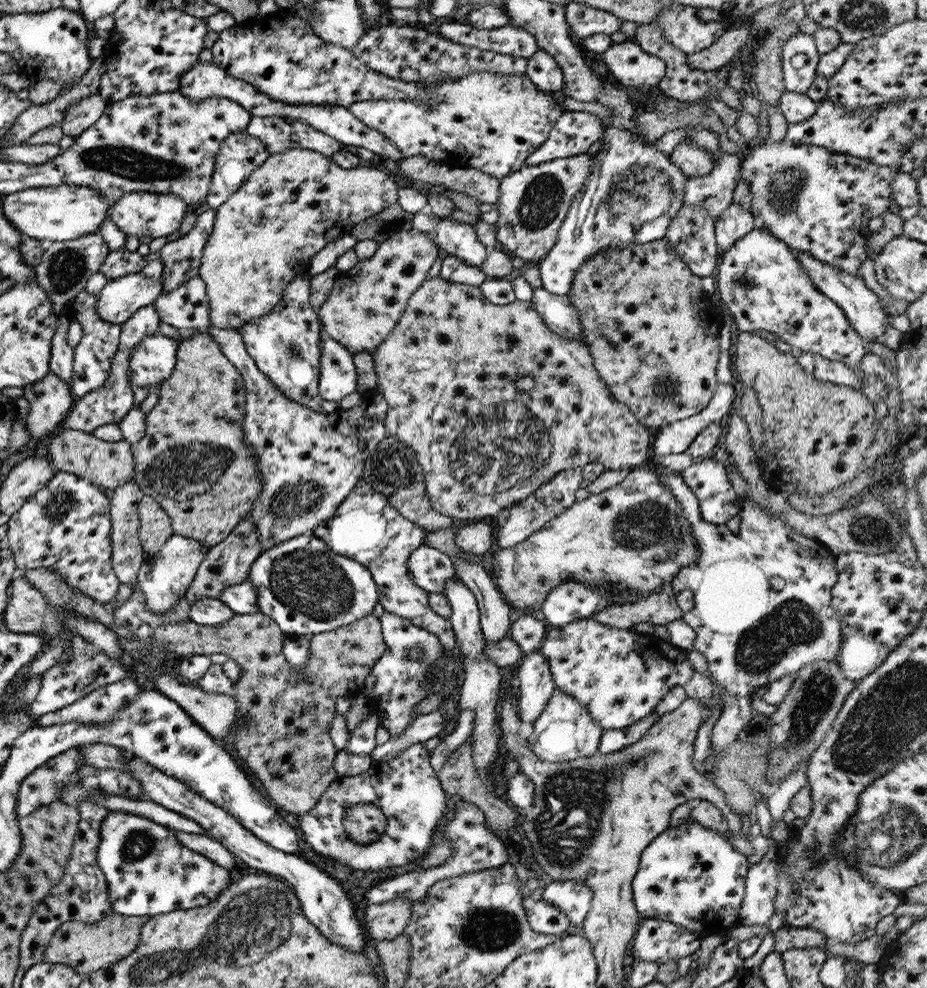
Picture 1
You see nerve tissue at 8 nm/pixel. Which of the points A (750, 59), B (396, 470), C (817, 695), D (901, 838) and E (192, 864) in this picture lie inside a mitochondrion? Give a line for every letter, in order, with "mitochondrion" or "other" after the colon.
A: other
B: mitochondrion
C: mitochondrion
D: mitochondrion
E: other

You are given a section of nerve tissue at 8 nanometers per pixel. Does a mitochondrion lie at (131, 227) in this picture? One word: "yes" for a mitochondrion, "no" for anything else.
no

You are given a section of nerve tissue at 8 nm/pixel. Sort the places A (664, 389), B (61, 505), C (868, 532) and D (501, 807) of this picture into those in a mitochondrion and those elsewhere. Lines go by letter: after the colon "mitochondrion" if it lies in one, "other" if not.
A: mitochondrion
B: mitochondrion
C: mitochondrion
D: other

